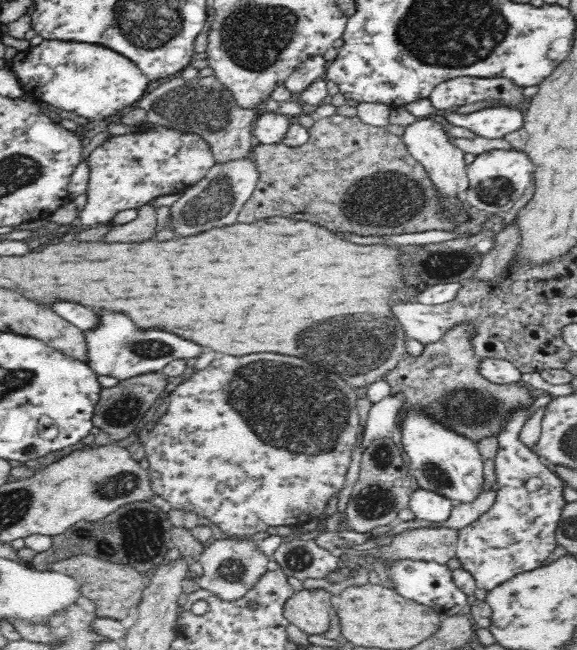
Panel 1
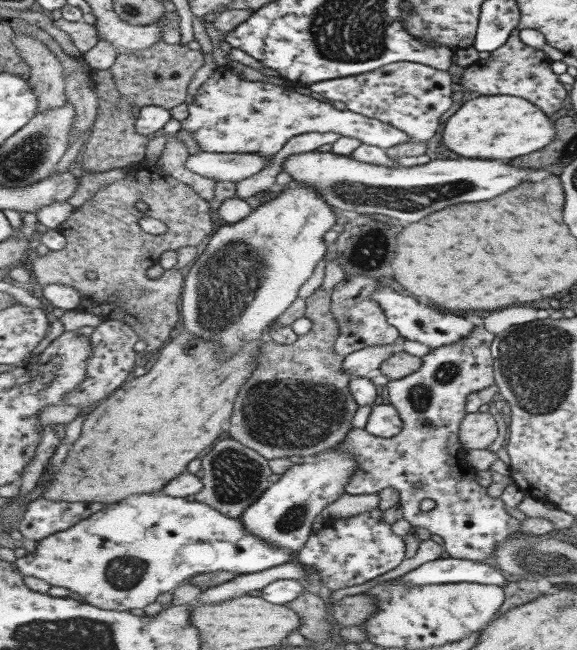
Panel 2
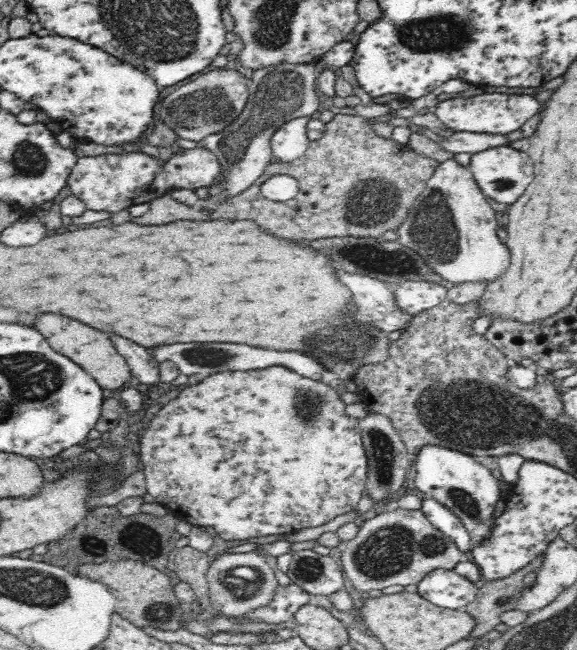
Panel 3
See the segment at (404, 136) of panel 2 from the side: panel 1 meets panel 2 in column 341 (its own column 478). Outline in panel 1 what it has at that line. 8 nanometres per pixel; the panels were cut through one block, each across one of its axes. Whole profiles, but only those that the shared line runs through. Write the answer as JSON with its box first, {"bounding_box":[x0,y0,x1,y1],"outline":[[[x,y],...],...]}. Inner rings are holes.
{"bounding_box":[441,106,524,138],"outline":[[[515,106],[483,108],[469,114],[451,112],[441,119],[446,125],[459,126],[475,132],[482,138],[504,138],[523,128],[524,114]]]}

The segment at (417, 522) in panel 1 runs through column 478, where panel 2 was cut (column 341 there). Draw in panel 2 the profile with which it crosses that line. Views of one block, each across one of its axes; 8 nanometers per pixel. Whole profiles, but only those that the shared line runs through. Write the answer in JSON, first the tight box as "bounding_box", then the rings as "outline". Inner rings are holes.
{"bounding_box":[322,493,379,522],"outline":[[[345,493],[337,502],[329,504],[323,510],[322,518],[325,522],[333,519],[347,518],[365,514],[365,512],[373,512],[379,508],[379,494],[370,495],[354,495]]]}

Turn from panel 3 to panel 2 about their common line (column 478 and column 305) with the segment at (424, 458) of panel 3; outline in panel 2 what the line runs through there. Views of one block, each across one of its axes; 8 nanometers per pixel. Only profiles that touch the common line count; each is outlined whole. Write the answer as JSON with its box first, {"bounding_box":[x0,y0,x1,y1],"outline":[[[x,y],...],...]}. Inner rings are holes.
{"bounding_box":[239,446,359,552],"outline":[[[339,446],[323,452],[320,459],[316,464],[293,465],[276,483],[267,488],[261,498],[239,517],[246,532],[293,552],[305,547],[312,535],[311,526],[317,515],[322,516],[329,504],[337,502],[347,493],[346,486],[359,470],[359,460],[355,459],[355,455],[343,451]]]}

